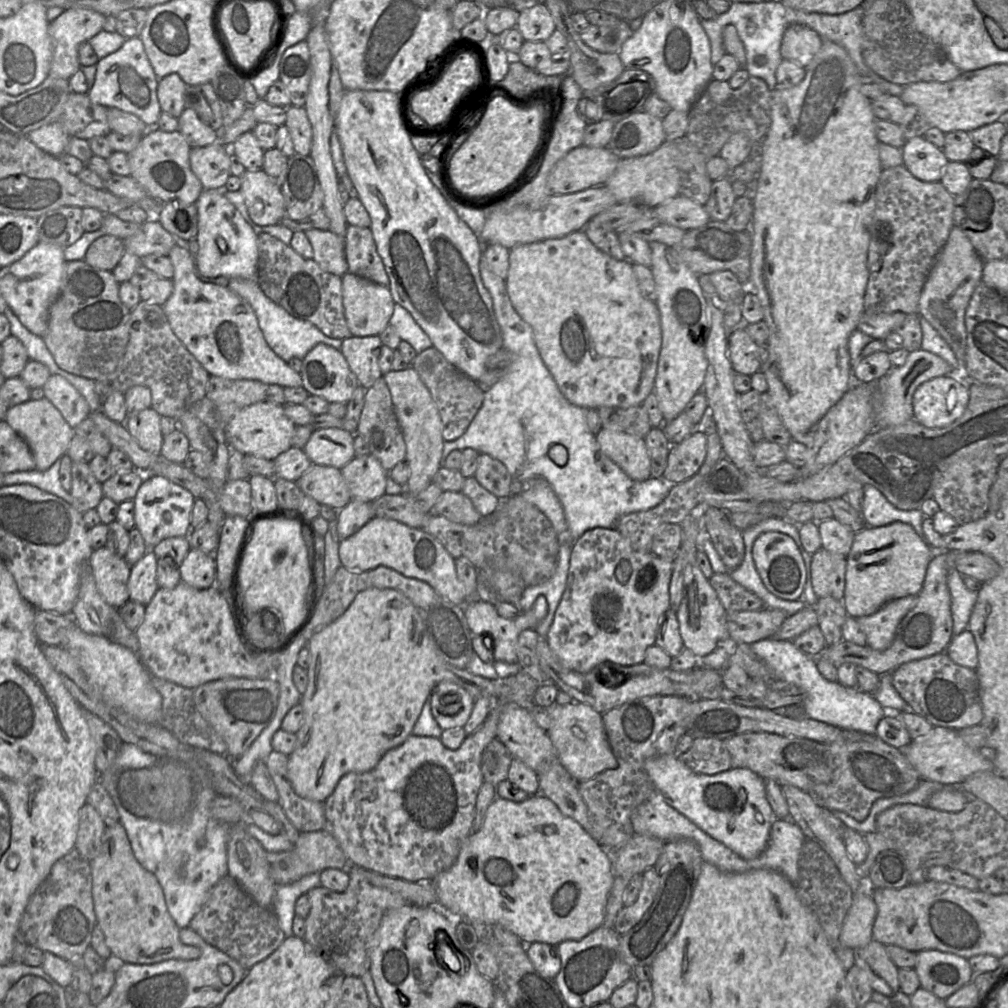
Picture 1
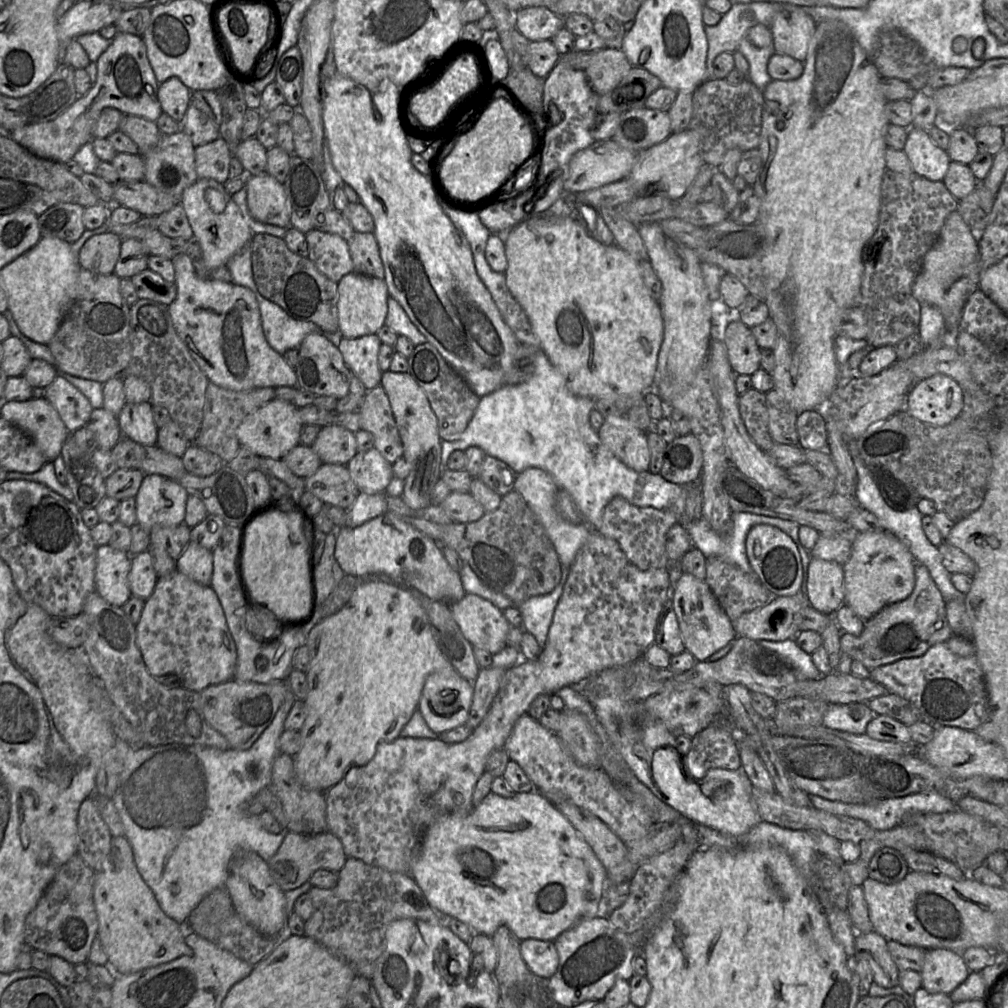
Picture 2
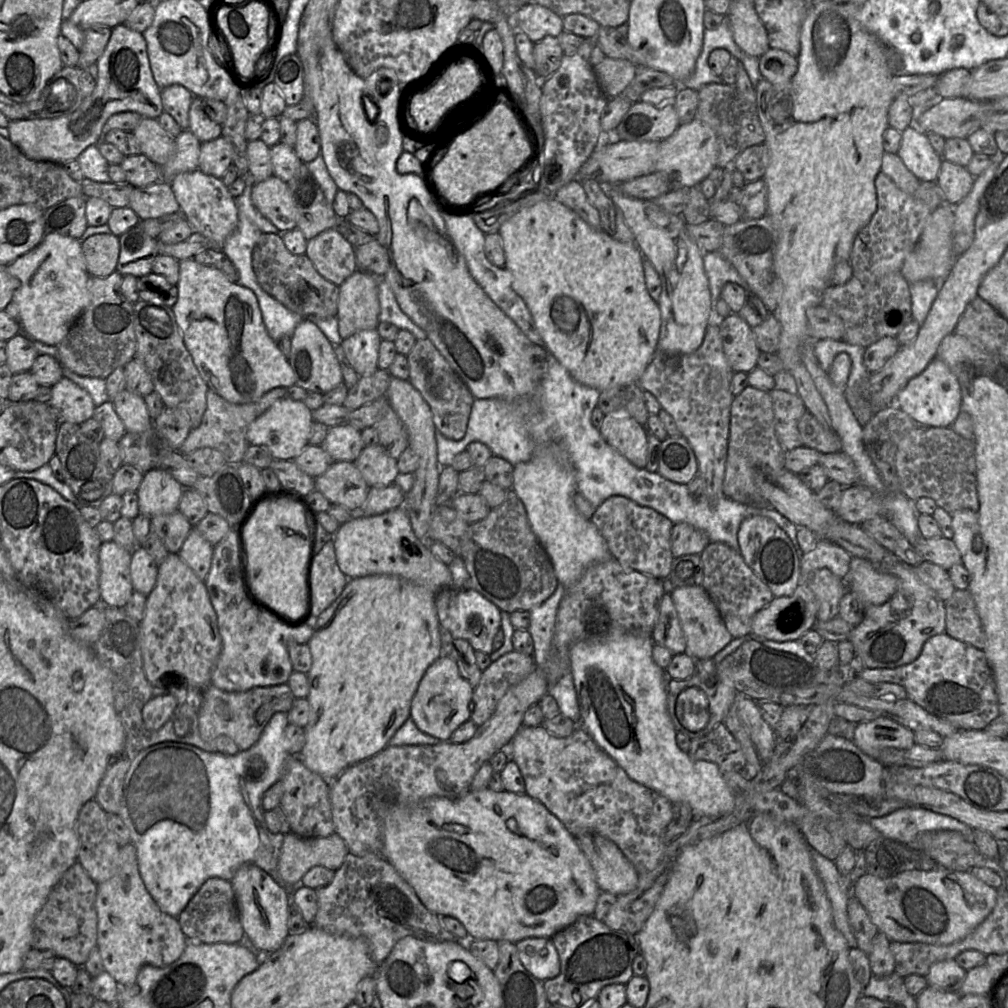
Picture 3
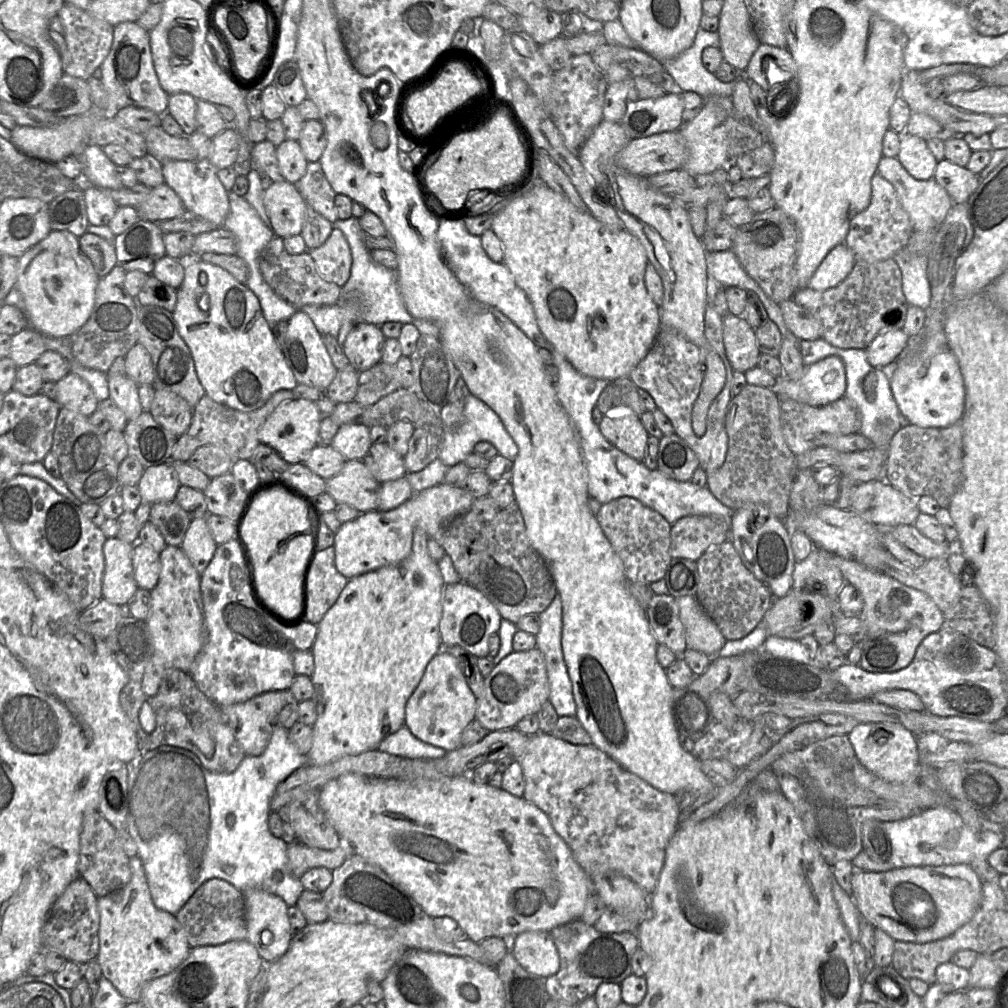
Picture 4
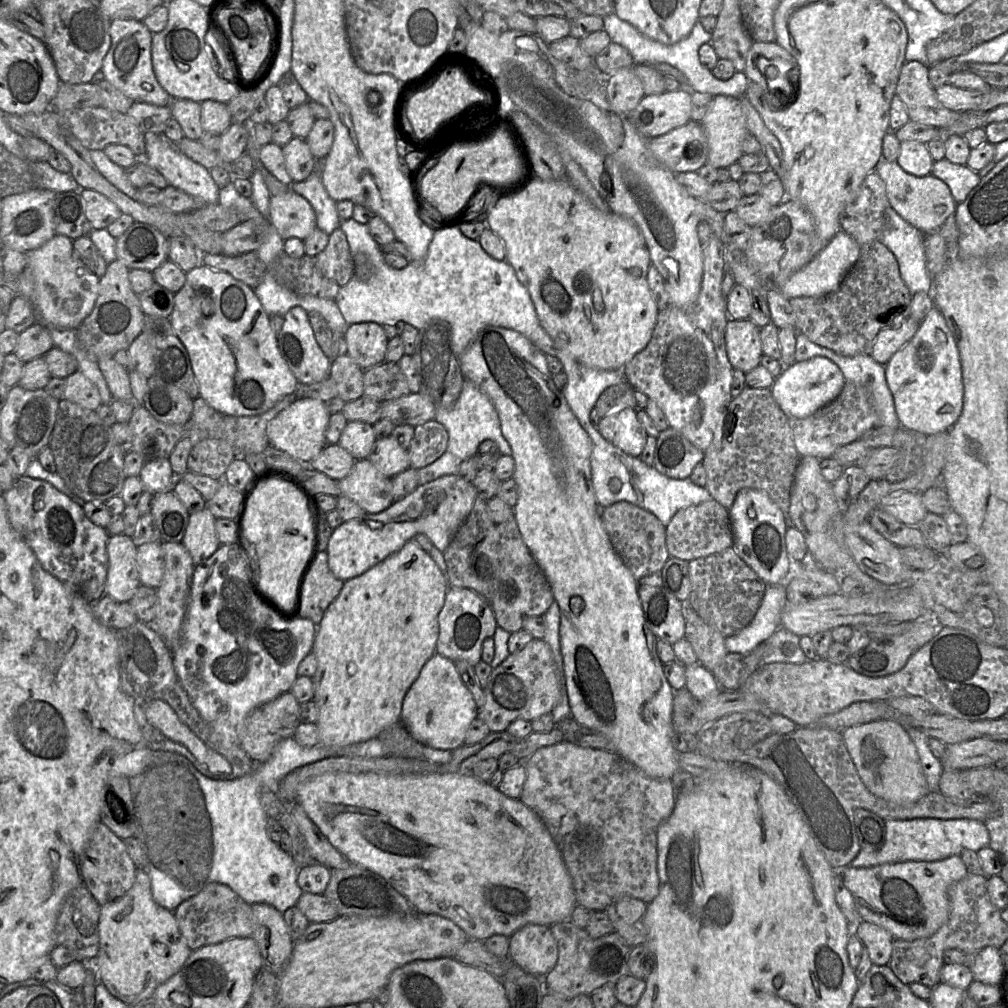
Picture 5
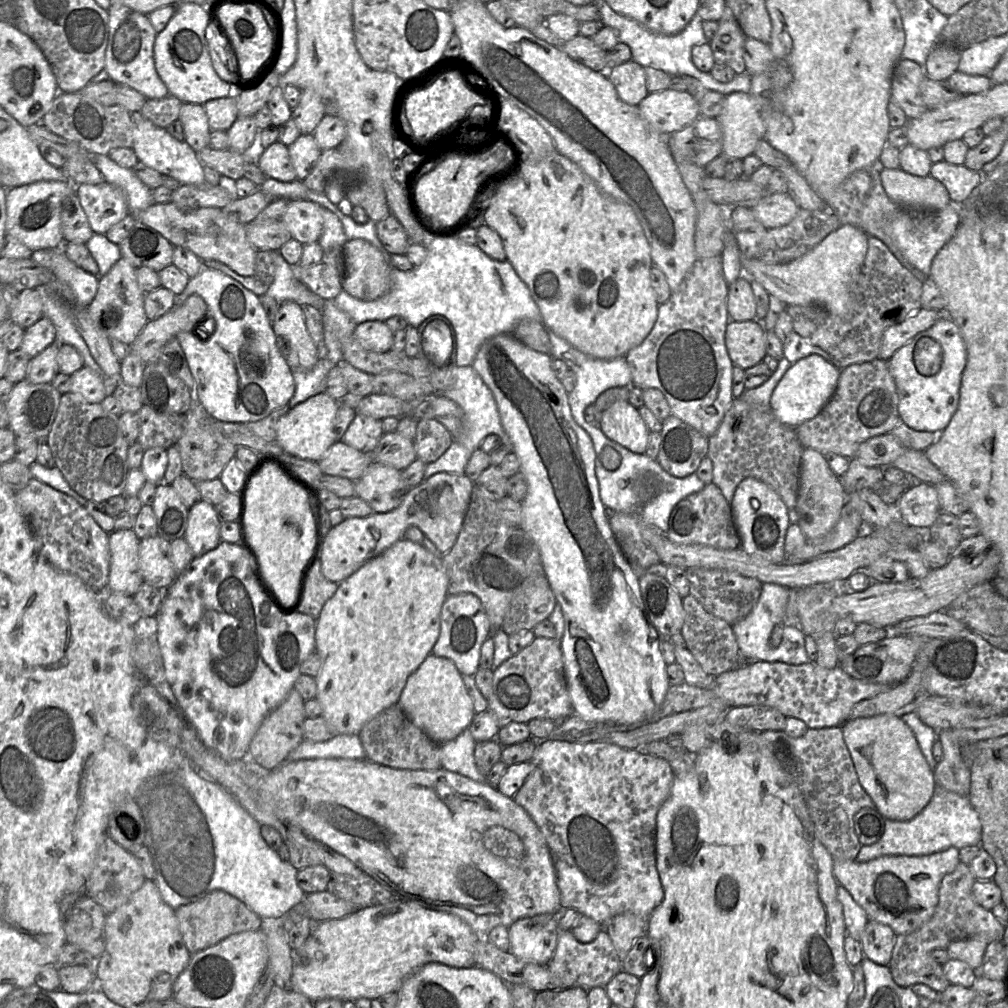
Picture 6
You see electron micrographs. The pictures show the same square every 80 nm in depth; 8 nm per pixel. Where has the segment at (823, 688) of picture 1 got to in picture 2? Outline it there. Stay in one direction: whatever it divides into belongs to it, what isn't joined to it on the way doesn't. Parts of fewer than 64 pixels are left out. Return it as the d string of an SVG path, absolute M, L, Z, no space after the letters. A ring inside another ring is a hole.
M795 639L784 641L757 641L762 647L776 653L787 662L802 680L819 680L824 675L816 668L812 656L802 650ZM866 702L830 704L822 724L828 728L852 734L865 734L867 725L878 715Z

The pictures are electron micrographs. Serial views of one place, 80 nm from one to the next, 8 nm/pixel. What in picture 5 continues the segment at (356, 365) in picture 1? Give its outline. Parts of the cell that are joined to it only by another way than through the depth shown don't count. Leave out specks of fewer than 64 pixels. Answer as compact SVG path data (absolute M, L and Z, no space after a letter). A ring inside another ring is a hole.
M375 322L347 324L345 353L363 370L385 361L388 338L383 326Z

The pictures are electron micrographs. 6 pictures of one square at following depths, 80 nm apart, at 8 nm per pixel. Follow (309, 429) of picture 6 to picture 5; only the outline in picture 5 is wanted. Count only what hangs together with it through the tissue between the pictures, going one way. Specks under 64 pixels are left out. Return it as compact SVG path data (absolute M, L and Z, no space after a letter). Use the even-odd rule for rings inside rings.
M297 398L267 424L269 446L282 450L301 462L310 462L327 445L325 432L330 415L325 402L314 398Z

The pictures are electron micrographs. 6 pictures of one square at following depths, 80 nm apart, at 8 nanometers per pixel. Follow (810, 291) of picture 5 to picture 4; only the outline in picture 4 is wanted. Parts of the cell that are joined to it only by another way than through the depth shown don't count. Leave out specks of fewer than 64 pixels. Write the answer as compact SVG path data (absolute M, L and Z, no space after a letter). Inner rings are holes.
M845 242L838 244L825 256L806 287L817 291L833 288L848 276L854 264L854 255Z

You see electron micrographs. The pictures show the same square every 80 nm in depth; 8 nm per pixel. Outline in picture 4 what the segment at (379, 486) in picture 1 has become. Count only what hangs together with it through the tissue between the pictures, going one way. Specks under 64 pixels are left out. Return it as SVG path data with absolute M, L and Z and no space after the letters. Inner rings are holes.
M383 442L372 444L362 461L373 477L382 484L405 476L407 471L403 457Z

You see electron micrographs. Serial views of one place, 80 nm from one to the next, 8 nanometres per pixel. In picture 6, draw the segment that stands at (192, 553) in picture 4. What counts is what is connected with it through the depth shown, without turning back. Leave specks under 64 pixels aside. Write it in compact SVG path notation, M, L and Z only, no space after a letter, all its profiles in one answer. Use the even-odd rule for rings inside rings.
M201 499L189 509L184 539L195 557L214 549L221 542L220 522L211 503Z

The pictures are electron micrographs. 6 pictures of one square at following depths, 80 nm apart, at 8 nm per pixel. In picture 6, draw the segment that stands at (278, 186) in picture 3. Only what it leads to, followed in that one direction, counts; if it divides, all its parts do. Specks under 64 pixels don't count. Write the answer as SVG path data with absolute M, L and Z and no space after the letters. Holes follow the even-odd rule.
M288 200L288 206L280 221L292 238L302 245L319 242L324 230L325 208L310 200Z

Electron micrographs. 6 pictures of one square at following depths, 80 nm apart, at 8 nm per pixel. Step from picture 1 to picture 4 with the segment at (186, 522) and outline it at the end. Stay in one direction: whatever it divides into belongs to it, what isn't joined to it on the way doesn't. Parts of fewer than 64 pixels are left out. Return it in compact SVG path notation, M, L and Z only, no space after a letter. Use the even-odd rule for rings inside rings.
M170 461L144 469L137 484L141 502L154 504L175 499L180 484Z

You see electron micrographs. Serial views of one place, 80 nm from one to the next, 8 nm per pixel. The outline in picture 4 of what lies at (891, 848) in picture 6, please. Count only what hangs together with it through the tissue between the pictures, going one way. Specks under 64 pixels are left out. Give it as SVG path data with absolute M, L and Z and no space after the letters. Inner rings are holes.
M937 805L906 819L883 822L883 825L892 848L889 860L878 863L861 851L851 861L855 870L883 872L911 866L969 865L974 859L986 860L990 853L1002 846L1001 832L974 831L949 805Z

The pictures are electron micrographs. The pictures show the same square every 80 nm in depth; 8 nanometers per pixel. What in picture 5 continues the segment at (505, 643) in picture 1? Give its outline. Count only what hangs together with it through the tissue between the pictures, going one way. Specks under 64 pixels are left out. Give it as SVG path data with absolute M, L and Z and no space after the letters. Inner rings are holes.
M449 587L444 605L438 614L439 636L435 652L449 658L451 661L465 660L475 666L481 660L482 644L488 637L493 637L497 621L489 601L469 588Z

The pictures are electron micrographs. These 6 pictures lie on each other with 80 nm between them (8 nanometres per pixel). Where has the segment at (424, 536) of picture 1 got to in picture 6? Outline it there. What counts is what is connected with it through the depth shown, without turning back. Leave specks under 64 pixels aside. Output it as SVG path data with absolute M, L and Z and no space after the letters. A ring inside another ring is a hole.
M439 472L410 488L402 503L384 513L366 517L347 517L333 526L324 538L320 562L323 576L340 583L368 560L378 556L399 539L410 526L418 527L441 553L447 553L456 542L469 507L474 481L465 475Z

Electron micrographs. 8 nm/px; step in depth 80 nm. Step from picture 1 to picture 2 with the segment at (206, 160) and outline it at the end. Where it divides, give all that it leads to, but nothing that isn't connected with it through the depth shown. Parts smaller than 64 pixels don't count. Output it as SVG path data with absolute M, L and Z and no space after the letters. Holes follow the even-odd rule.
M218 139L195 148L195 169L198 178L209 178L224 184L228 180L233 156L227 142Z

